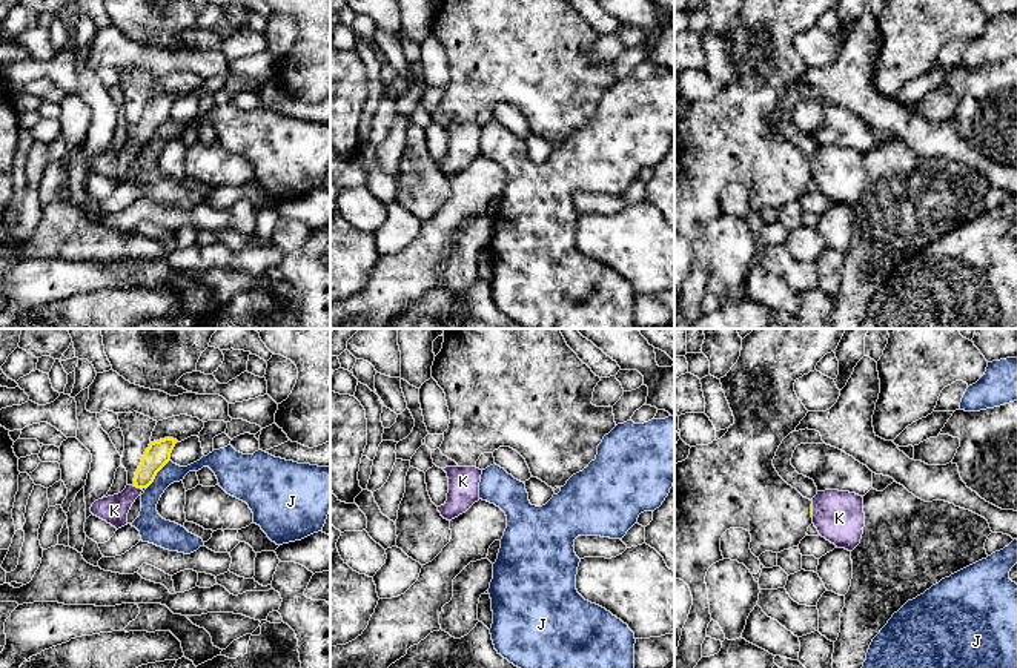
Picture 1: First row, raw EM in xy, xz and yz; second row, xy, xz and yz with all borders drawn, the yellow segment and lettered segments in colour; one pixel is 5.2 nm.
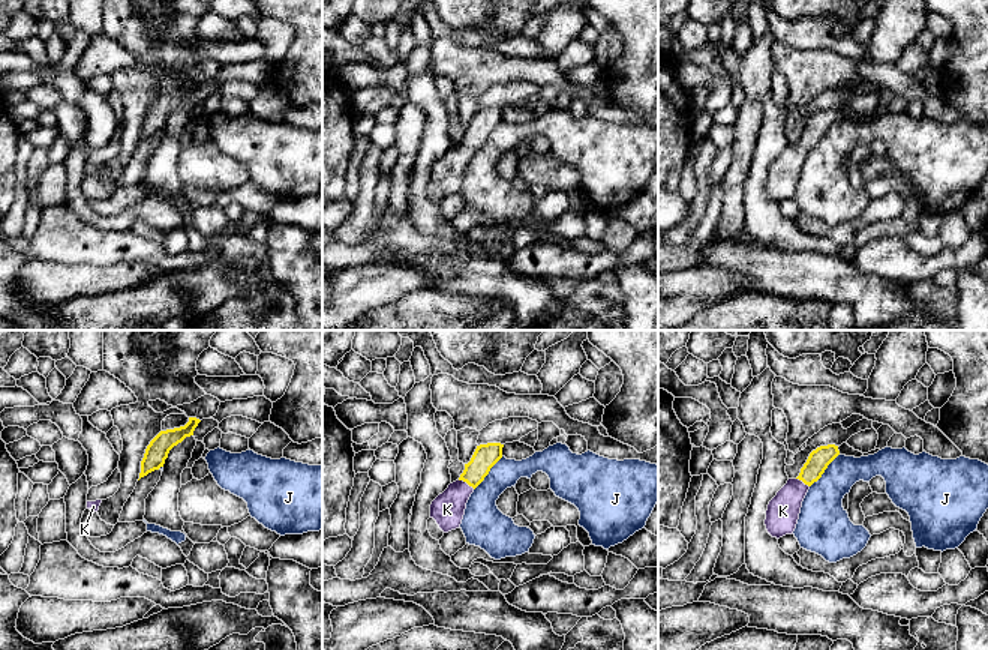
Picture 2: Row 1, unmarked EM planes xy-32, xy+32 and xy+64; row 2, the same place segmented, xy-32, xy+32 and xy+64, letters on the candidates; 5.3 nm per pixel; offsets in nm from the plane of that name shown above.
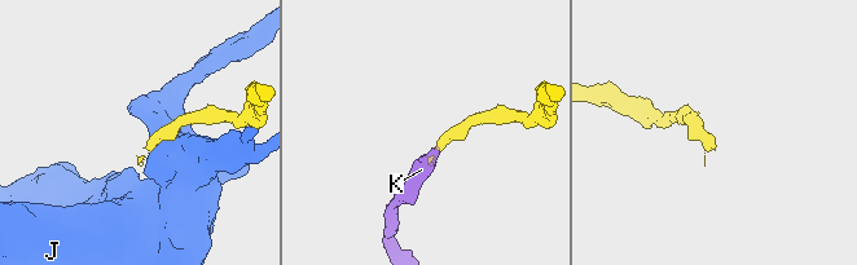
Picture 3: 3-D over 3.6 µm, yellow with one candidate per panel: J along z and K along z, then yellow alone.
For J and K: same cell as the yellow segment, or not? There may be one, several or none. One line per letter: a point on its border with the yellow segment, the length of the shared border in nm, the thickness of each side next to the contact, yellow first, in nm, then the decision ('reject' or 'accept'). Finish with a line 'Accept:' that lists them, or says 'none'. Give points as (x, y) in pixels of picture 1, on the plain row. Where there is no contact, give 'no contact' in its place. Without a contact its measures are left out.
J: contact xy (155, 131); length 200 nm; calibres 140 and 120 nm; reject
K: contact xy (137, 143); length 60 nm; calibres 140 and 150 nm; accept
Accept: K

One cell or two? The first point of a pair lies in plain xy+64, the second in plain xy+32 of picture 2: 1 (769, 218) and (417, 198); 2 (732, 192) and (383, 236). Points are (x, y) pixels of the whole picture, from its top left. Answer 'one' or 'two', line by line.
1: one
2: two

